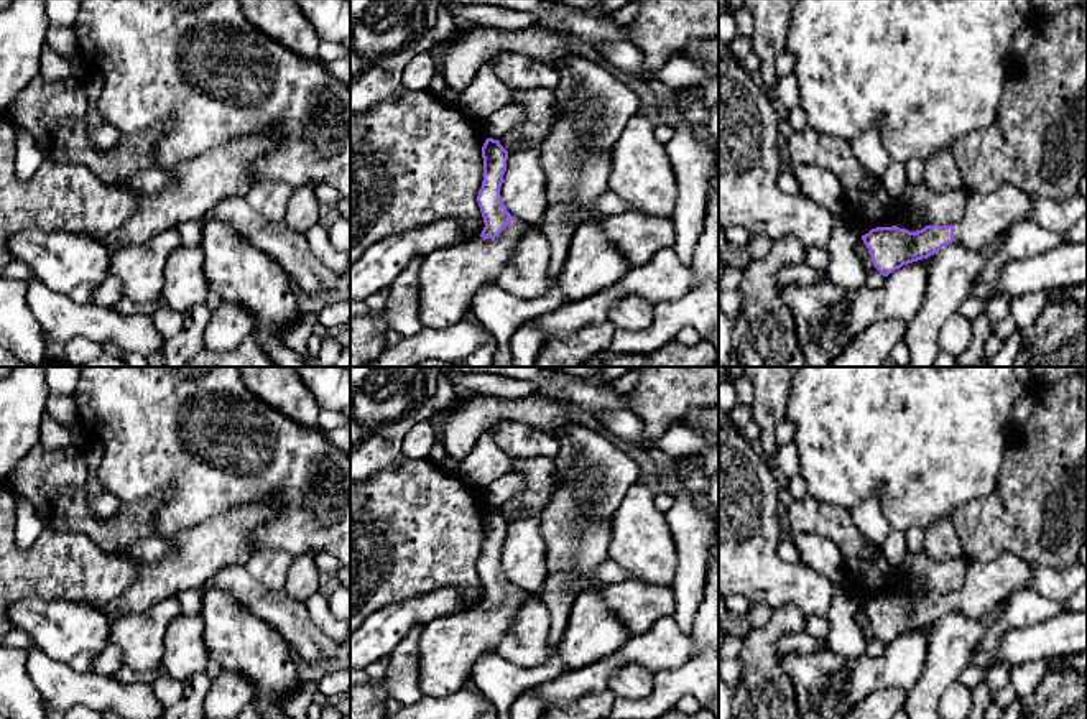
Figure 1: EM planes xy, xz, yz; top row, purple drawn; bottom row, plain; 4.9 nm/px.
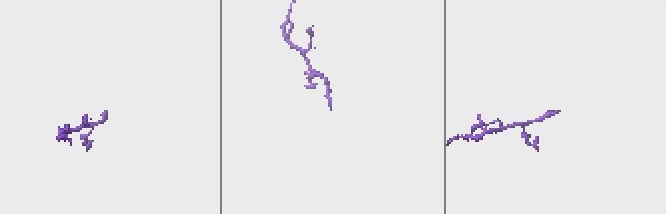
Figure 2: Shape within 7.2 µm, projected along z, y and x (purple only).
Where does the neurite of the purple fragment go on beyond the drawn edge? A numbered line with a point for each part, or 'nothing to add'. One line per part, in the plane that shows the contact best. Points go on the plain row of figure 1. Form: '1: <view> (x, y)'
1: xz (449, 647)

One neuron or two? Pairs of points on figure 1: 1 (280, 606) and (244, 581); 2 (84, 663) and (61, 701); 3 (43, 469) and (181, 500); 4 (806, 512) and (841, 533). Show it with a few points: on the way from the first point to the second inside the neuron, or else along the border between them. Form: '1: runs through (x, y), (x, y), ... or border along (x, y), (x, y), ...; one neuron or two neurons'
1: runs through (272, 606), (252, 589); one neuron
2: border along (66, 663), (78, 672), (92, 673); two neurons
3: border along (170, 491), (170, 496), (157, 512), (157, 533); two neurons
4: runs through (814, 515), (832, 525); one neuron

